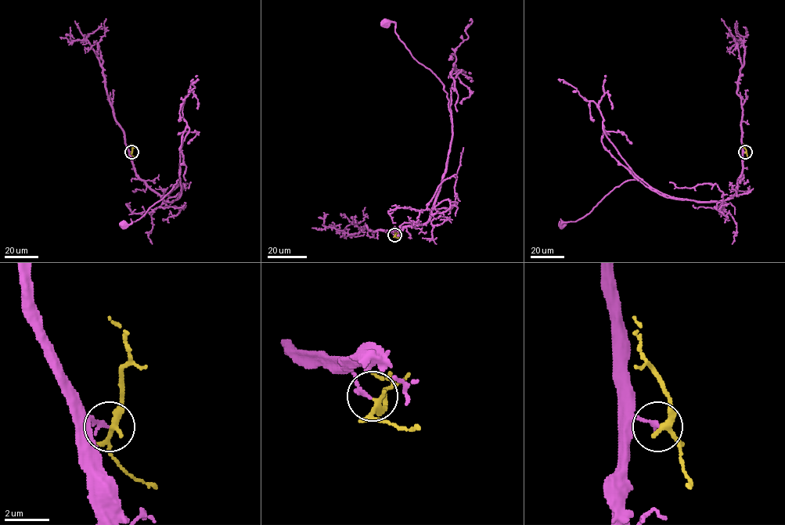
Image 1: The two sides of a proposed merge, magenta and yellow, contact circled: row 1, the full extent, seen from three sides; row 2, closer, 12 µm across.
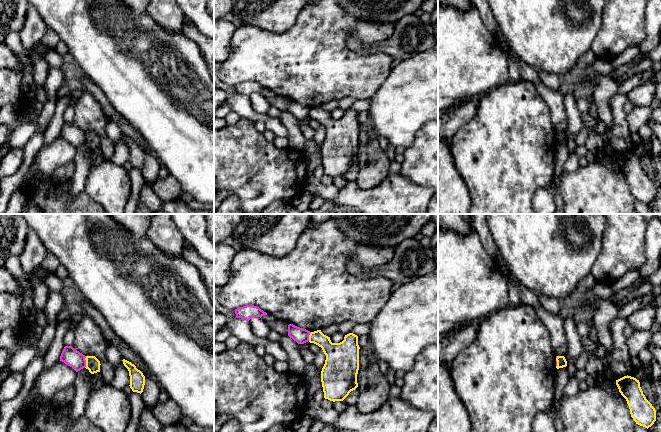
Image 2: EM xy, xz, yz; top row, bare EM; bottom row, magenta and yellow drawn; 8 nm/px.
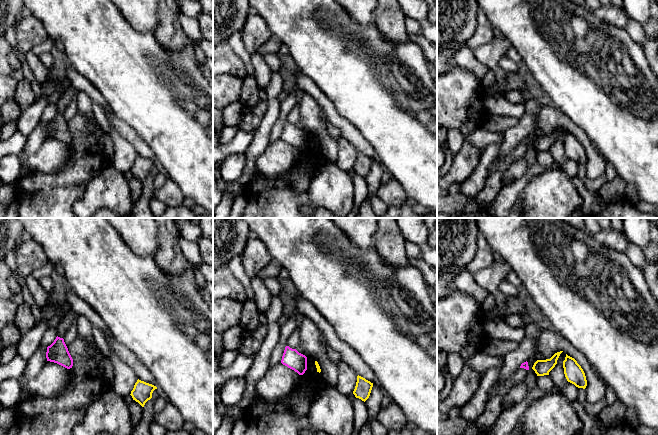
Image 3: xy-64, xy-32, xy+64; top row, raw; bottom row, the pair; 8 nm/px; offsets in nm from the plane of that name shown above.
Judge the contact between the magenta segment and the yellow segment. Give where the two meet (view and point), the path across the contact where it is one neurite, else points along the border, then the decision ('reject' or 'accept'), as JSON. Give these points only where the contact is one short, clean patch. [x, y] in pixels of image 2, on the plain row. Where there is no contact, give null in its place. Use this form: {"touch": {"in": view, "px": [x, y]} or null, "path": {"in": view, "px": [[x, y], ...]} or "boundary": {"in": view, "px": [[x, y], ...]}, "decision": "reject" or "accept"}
{"touch": {"in": "xy", "px": [85, 138]}, "boundary": {"in": "xy", "px": [[86, 132], [84, 143]]}, "decision": "reject"}

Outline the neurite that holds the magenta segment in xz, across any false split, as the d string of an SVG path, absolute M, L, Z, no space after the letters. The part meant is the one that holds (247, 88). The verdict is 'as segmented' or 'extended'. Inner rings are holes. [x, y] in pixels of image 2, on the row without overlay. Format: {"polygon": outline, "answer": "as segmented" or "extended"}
{"polygon": "M246 81L243 83L239 83L234 86L236 90L236 94L241 94L241 95L246 95L250 96L253 93L262 93L264 91L267 91L266 88L261 86L259 83L254 82L254 81Z", "answer": "as segmented"}

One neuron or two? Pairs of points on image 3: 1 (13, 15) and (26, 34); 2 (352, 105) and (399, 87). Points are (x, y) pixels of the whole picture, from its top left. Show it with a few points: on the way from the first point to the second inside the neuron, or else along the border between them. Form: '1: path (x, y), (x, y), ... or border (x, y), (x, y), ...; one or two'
1: border (21, 18), (13, 26); two
2: path (364, 93), (387, 93); one

